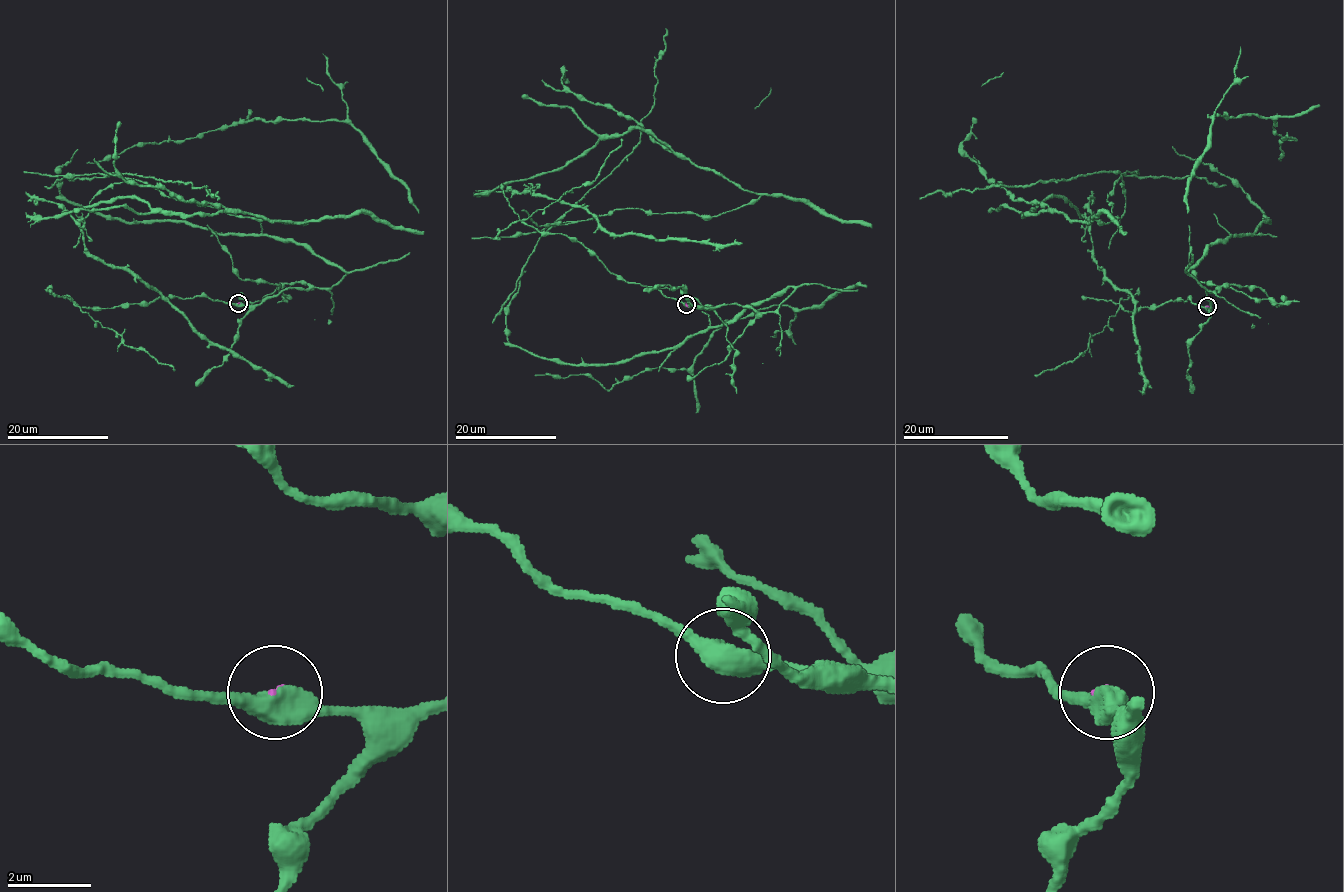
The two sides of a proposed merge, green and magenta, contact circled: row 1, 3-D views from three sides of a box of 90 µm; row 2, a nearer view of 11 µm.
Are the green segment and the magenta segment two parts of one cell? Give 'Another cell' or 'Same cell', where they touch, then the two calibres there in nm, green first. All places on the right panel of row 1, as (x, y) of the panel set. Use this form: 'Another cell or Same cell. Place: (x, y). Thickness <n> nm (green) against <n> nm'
Another cell. Place: (1207, 306). Thickness 550 nm (green) against 100 nm

